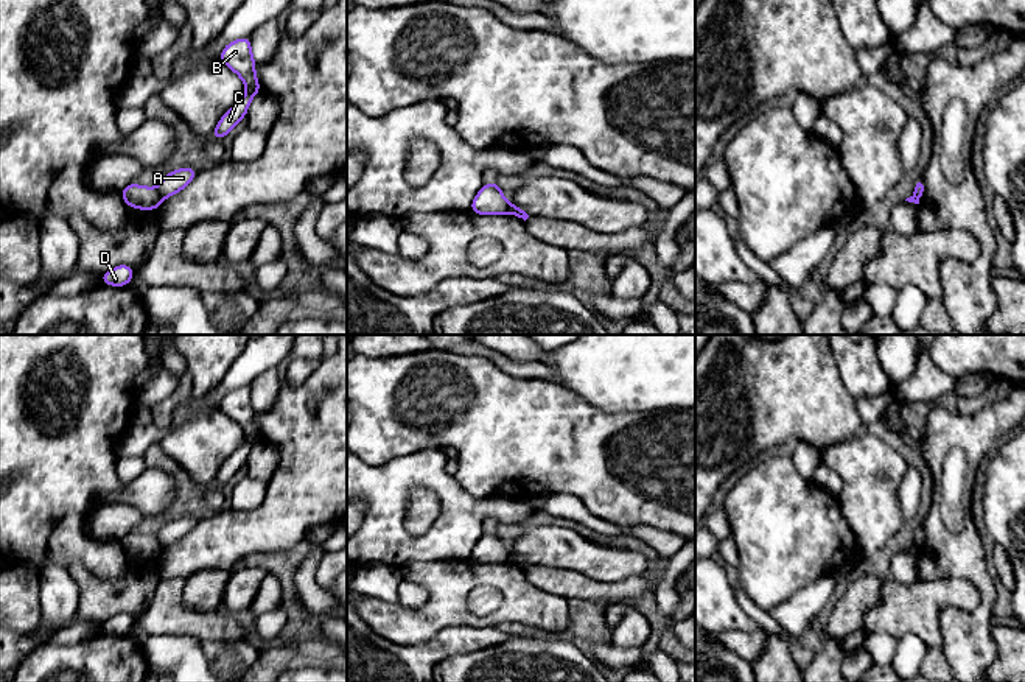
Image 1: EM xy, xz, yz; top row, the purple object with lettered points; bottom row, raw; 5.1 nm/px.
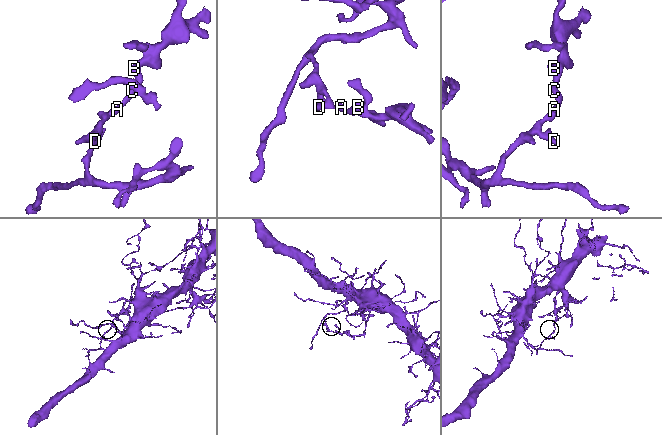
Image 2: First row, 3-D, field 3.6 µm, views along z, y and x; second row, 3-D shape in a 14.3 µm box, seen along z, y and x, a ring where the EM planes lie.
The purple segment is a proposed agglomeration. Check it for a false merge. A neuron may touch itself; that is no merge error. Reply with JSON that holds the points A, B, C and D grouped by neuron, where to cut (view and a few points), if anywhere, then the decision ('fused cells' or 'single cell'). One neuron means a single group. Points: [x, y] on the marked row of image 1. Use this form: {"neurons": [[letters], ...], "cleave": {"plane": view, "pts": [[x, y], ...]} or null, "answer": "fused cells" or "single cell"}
{"neurons": [["A", "B", "C"], ["D"]], "cleave": {"plane": "xy", "pts": [[156, 189], [164, 198]]}, "answer": "fused cells"}

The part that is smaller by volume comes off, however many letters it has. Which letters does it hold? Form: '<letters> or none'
A, B, C

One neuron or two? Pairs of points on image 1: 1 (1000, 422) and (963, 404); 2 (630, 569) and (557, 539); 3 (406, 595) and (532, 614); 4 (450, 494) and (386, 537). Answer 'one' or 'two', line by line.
1: two
2: one
3: two
4: one

